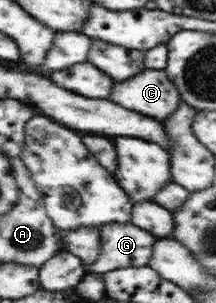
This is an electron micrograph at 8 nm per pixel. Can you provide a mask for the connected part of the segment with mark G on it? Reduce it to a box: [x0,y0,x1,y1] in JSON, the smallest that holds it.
[83,223,158,273]

